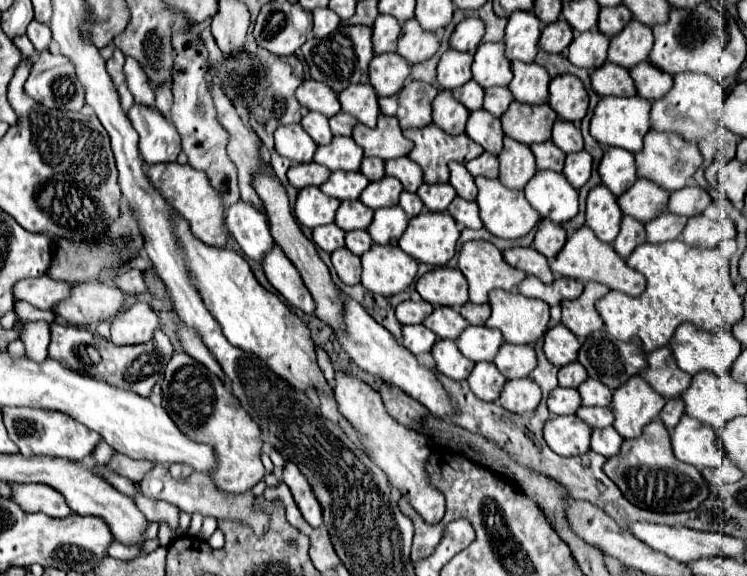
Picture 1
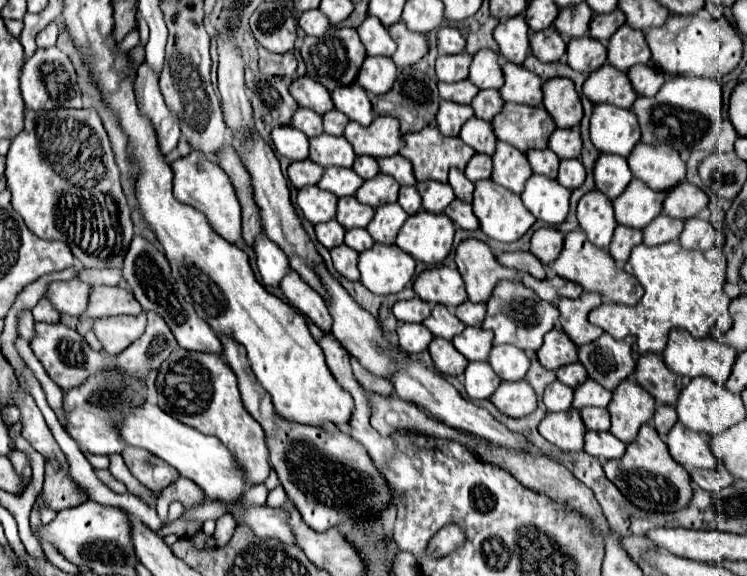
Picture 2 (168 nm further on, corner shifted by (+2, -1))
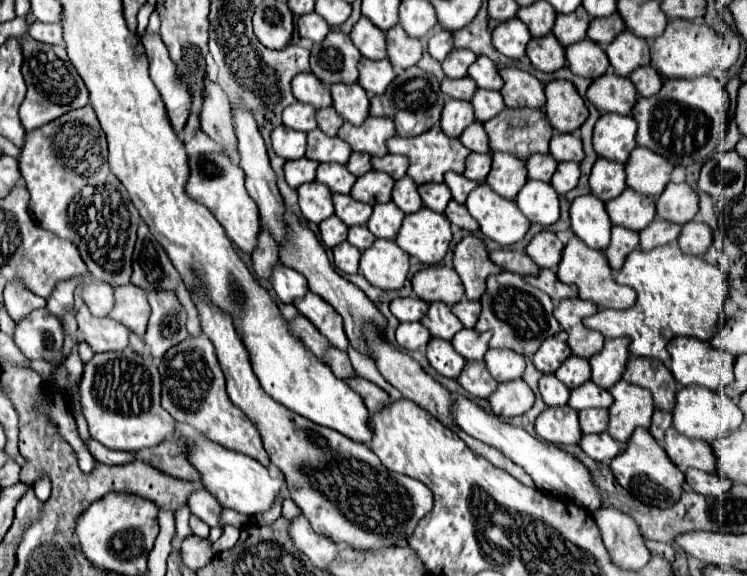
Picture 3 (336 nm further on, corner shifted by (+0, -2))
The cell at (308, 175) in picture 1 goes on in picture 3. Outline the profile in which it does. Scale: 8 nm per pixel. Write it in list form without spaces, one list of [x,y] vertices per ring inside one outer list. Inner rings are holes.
[[[306,157],[296,159],[296,161],[286,161],[286,165],[284,165],[286,183],[294,189],[298,189],[304,183],[312,183],[316,179],[318,165],[320,165],[318,161],[310,161]]]

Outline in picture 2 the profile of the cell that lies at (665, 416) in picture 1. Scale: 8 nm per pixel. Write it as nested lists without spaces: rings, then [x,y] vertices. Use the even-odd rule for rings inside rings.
[[[660,404],[656,410],[654,410],[654,428],[656,432],[660,434],[660,438],[664,440],[668,430],[678,422],[678,416],[674,412],[672,406],[666,406],[666,404]]]

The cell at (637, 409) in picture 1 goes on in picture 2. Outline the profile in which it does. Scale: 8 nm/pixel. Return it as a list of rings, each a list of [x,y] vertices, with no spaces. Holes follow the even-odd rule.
[[[634,380],[620,382],[608,404],[608,412],[612,416],[610,432],[622,442],[632,442],[640,426],[652,420],[654,408],[654,398],[642,386]]]

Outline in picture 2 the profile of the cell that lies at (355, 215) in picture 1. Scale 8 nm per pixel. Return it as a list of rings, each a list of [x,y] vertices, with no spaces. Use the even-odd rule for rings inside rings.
[[[346,196],[338,200],[336,220],[346,228],[366,228],[374,216],[374,208],[358,202],[354,196]]]

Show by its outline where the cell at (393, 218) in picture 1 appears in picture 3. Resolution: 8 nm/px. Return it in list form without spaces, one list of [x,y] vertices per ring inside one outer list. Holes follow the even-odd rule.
[[[392,201],[384,203],[384,205],[376,205],[374,213],[368,221],[368,229],[380,239],[396,239],[402,219],[404,219],[404,213],[400,213],[400,209],[396,209],[396,205],[392,205]]]

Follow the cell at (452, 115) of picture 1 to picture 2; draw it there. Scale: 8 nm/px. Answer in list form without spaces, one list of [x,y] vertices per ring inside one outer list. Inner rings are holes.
[[[442,100],[440,110],[436,114],[436,124],[444,136],[458,136],[464,122],[470,120],[472,116],[474,116],[472,106],[450,104],[448,100]]]

